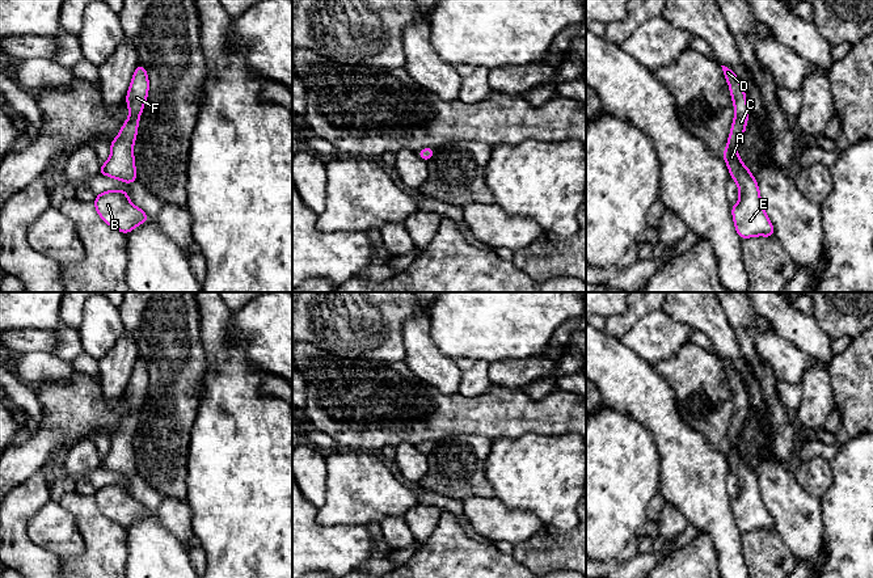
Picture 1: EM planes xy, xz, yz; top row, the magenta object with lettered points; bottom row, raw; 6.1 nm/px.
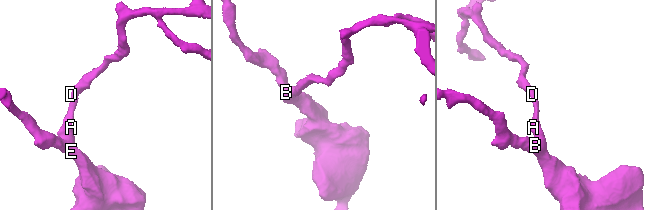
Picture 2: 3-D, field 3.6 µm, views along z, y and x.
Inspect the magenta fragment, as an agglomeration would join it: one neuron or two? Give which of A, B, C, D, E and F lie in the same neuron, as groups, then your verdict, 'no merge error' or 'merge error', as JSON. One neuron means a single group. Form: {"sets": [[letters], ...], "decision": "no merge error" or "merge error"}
{"sets": [["A", "B", "C", "D", "E", "F"]], "decision": "no merge error"}

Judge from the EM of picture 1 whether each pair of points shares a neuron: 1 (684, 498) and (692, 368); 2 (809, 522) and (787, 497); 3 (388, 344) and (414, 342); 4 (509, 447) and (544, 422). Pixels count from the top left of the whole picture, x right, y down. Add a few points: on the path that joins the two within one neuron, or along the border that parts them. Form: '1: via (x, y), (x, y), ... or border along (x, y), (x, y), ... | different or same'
1: border along (674, 397), (678, 414), (711, 446) | different
2: via (802, 517), (789, 503) | same
3: border along (416, 316), (410, 317), (403, 328), (403, 359) | different
4: border along (559, 434), (523, 434), (519, 437), (498, 438) | different

